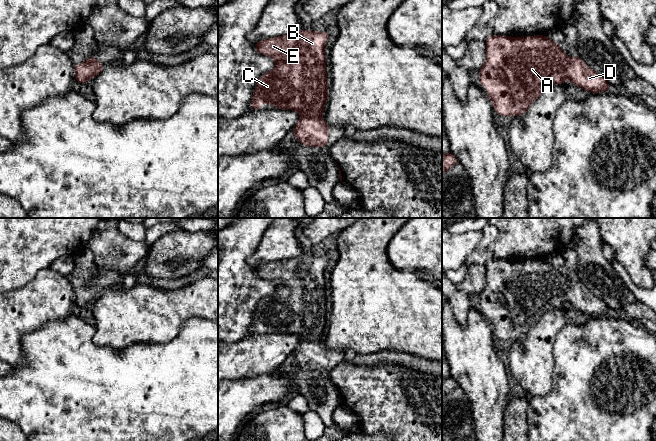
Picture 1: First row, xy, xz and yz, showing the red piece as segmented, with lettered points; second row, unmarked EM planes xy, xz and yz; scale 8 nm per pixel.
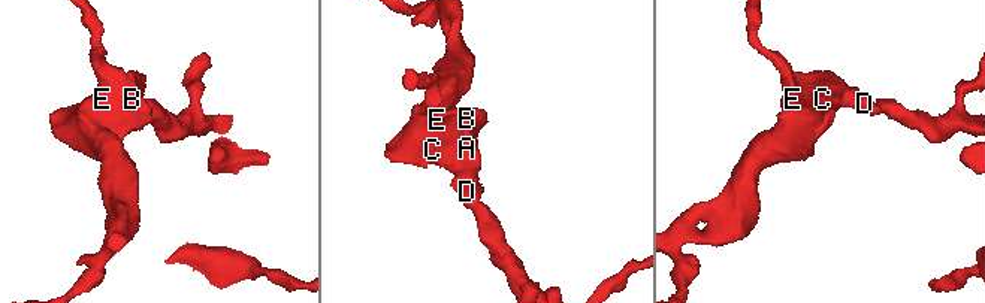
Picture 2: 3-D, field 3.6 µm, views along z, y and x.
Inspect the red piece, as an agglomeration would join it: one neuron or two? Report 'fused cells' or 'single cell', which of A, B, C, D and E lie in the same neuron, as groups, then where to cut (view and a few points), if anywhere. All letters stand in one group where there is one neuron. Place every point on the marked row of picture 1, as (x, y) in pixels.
single cell; A B C D E; no cut

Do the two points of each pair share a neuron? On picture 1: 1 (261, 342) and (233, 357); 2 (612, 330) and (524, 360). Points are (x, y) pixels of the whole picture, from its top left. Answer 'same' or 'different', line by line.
1: same
2: different

